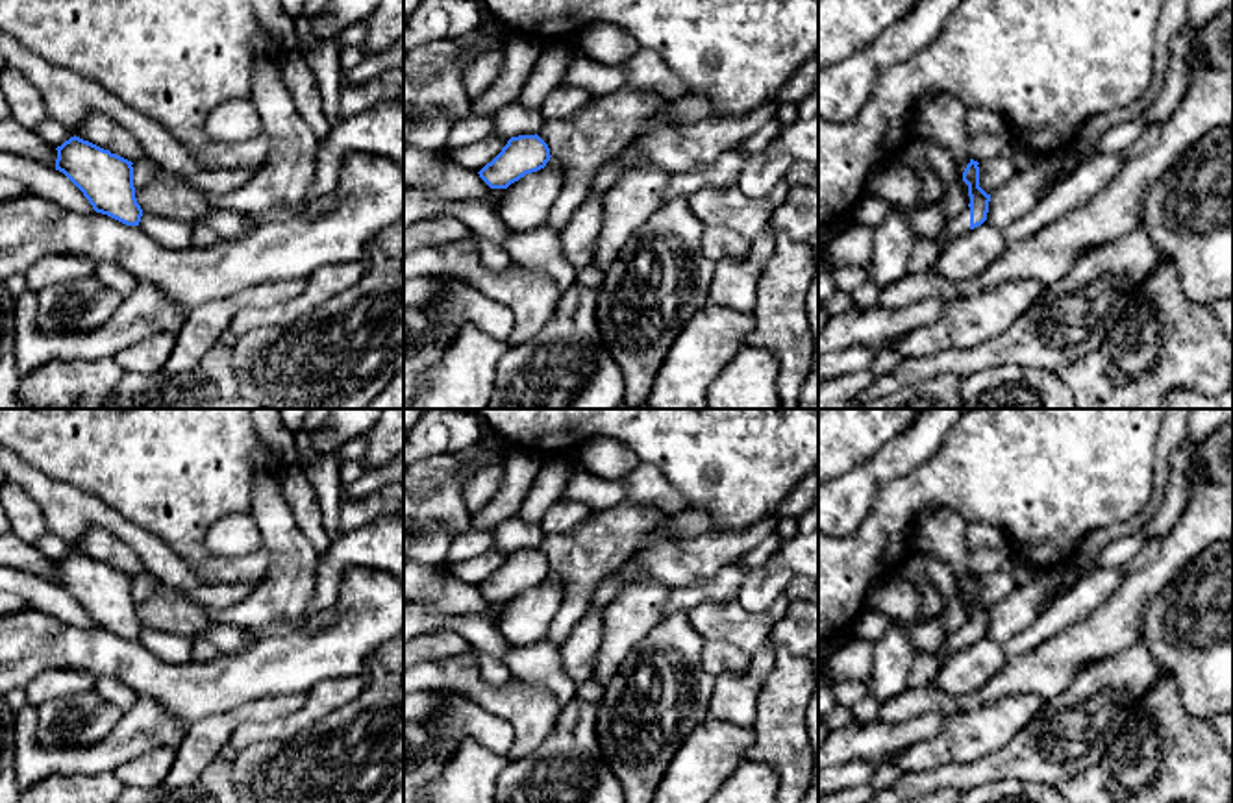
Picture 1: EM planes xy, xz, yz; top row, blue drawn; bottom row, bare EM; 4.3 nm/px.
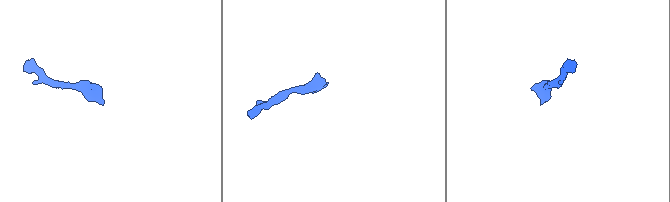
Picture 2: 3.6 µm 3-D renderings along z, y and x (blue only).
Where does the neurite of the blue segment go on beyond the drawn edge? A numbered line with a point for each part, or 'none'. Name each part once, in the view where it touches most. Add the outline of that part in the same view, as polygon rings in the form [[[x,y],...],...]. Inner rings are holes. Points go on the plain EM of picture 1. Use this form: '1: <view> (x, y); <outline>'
1: yz (956, 641); [[[966,622],[959,631],[948,633],[942,649],[950,655],[966,646],[970,646],[970,622]]]

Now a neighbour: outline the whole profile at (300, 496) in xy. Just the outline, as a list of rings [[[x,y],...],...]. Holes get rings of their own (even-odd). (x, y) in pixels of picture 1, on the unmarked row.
[[[280,466],[280,490],[298,529],[324,555],[331,546],[331,538],[324,525],[317,492],[305,472],[300,466]]]

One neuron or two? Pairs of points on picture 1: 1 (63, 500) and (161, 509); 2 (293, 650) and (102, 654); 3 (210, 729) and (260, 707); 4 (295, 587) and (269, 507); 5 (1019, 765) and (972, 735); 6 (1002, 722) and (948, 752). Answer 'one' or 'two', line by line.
1: two
2: one
3: one
4: one
5: two
6: one

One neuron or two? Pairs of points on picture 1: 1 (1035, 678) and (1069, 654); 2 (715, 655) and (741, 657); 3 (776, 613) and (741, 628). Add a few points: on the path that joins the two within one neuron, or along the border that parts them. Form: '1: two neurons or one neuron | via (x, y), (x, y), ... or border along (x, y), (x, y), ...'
1: one neuron | via (1043, 670), (1052, 668), (1061, 659)
2: one neuron | via (721, 657), (735, 657)
3: one neuron | via (767, 618), (750, 628)

